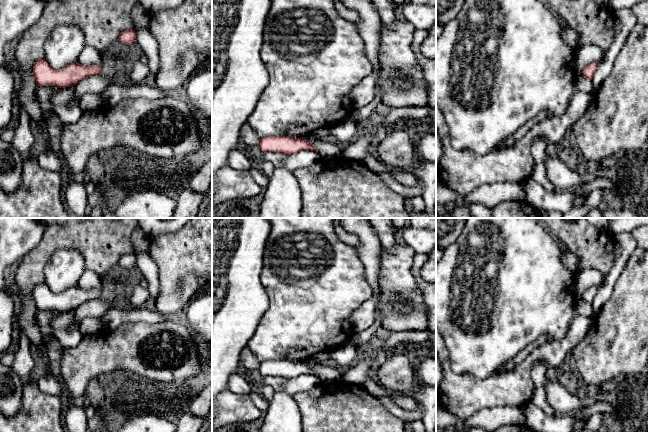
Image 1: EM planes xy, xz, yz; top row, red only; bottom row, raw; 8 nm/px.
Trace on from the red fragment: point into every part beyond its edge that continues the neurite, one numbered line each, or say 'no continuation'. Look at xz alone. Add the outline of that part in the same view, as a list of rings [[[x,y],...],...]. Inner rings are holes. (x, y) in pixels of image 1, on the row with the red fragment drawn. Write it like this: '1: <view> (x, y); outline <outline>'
no continuation

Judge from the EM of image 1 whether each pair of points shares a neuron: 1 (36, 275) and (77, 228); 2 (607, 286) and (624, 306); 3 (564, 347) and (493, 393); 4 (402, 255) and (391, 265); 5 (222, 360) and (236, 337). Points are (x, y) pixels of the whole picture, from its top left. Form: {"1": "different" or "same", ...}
{"1": "same", "2": "different", "3": "same", "4": "same", "5": "same"}

